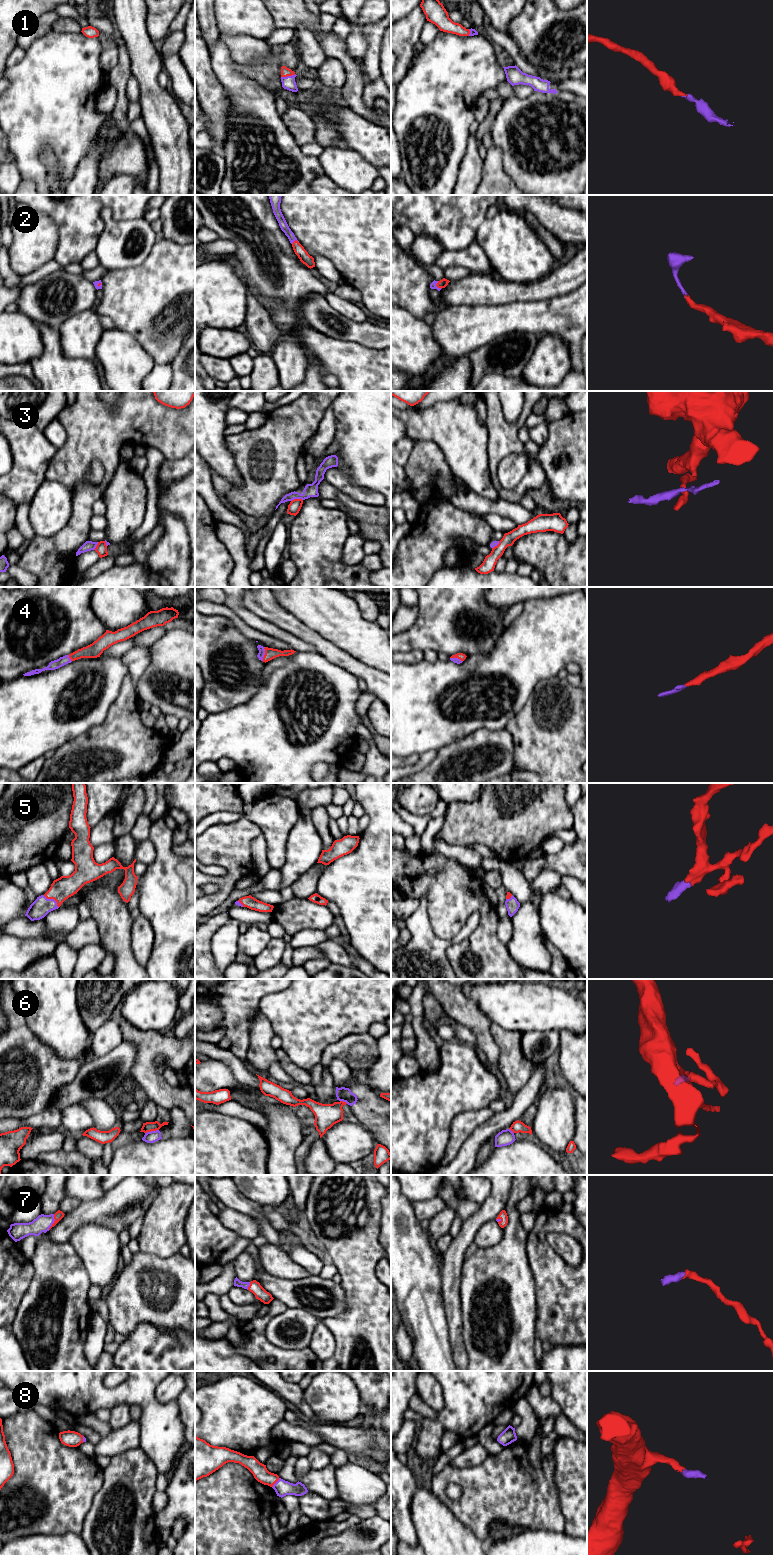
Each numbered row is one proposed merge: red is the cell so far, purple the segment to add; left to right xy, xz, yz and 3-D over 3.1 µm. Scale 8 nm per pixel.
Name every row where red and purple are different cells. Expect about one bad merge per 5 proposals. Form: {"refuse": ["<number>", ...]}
{"refuse": ["3", "6"]}

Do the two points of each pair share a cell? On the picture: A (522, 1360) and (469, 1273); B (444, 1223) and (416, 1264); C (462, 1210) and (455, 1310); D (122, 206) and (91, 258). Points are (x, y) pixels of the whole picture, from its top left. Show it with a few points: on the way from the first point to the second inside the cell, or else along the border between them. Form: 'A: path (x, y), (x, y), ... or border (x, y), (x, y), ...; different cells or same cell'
A: path (515, 1331), (511, 1286), (504, 1279), (498, 1279); same cell
B: border (428, 1232), (433, 1241); different cells
C: border (481, 1205), (463, 1221); different cells
D: border (93, 251), (79, 263); different cells

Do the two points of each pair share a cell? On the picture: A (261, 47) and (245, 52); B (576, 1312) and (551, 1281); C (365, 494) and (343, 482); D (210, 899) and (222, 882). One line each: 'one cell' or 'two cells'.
A: one cell
B: one cell
C: one cell
D: one cell

